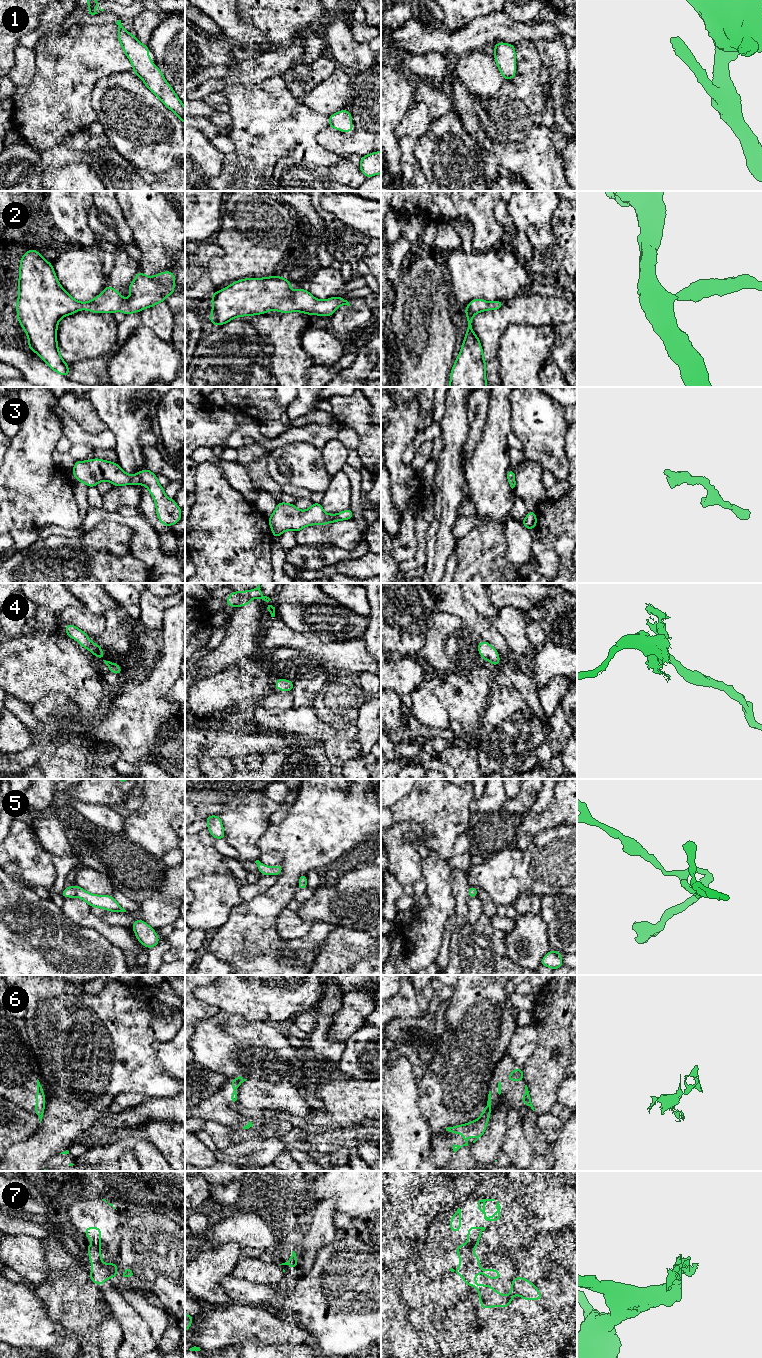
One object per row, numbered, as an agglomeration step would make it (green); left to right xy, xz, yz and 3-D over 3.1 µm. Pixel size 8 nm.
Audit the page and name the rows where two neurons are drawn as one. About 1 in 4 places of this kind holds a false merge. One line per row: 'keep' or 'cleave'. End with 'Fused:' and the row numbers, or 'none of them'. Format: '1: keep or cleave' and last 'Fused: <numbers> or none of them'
1: keep
2: keep
3: keep
4: keep
5: keep
6: cleave
7: cleave
Fused: 6, 7

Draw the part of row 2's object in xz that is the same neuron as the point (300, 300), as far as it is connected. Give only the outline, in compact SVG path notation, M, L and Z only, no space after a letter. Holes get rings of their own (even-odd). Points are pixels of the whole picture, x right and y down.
M277 275L233 282L211 297L211 324L224 325L236 317L264 314L273 309L281 313L332 316L339 306L350 306L342 297L317 300L308 290L290 291L290 287L289 280Z

